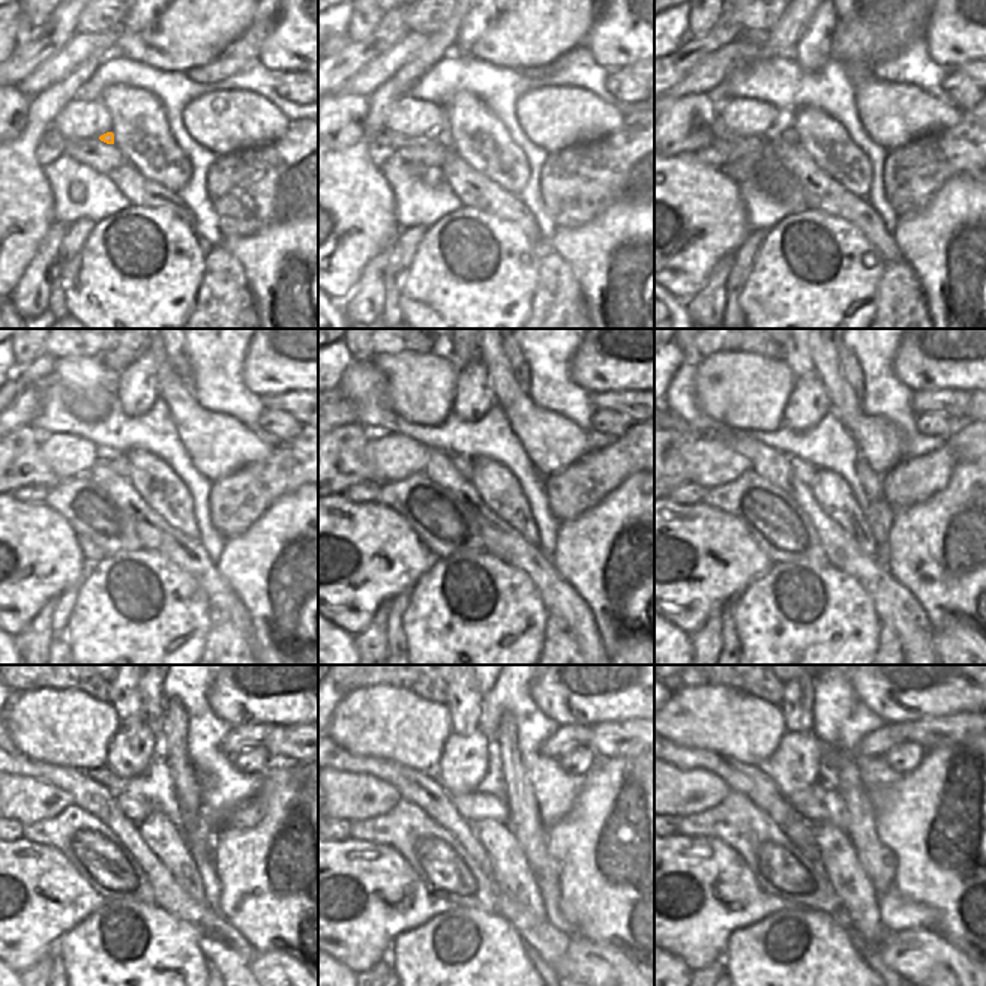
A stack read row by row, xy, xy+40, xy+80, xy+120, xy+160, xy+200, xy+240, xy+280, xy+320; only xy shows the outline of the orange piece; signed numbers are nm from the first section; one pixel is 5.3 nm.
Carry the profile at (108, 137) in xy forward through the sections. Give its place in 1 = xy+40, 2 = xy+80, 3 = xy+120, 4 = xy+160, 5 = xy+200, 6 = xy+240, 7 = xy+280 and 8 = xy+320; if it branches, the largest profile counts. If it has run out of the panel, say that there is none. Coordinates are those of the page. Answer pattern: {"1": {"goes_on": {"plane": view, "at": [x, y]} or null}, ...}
{"1": {"goes_on": {"plane": "xy+40", "at": [443, 135]}}, "2": {"goes_on": {"plane": "xy+80", "at": [785, 131]}}, "3": {"goes_on": {"plane": "xy+120", "at": [119, 462]}}, "4": {"goes_on": {"plane": "xy+160", "at": [462, 464]}}, "5": {"goes_on": {"plane": "xy+200", "at": [805, 471]}}, "6": {"goes_on": {"plane": "xy+240", "at": [134, 809]}}, "7": {"goes_on": {"plane": "xy+280", "at": [473, 806]}}, "8": {"goes_on": {"plane": "xy+320", "at": [818, 803]}}}

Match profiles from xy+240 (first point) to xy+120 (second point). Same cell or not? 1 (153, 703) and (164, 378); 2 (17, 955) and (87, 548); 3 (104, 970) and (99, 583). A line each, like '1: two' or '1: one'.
1: one
2: two
3: one

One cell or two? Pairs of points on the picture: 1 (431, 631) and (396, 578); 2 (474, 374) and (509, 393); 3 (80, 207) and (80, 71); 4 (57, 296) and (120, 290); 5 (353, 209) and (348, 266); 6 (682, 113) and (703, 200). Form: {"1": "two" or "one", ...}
{"1": "two", "2": "two", "3": "two", "4": "two", "5": "one", "6": "two"}

